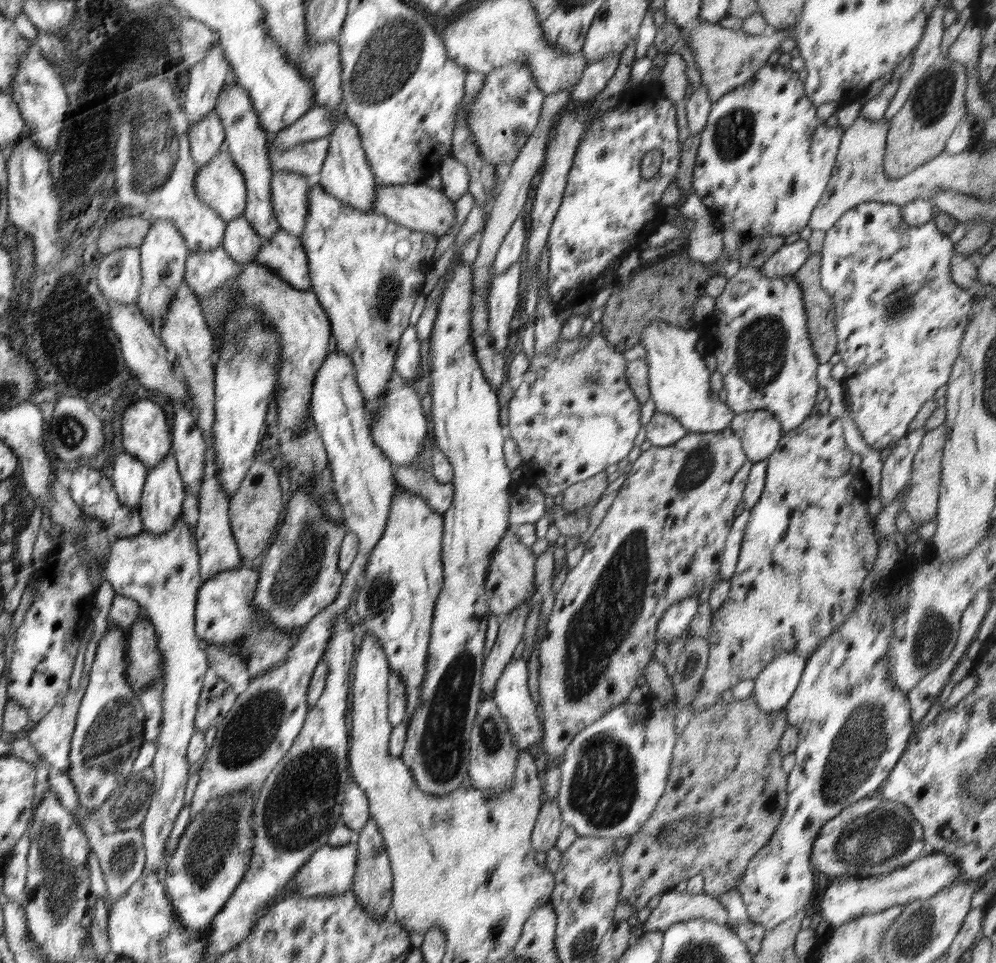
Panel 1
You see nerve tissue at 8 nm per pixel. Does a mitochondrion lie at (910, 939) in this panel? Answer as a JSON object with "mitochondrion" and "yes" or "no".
{"mitochondrion":"yes"}

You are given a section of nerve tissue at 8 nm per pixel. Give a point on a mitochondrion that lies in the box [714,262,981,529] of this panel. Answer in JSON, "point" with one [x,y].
{"point":[765,338]}

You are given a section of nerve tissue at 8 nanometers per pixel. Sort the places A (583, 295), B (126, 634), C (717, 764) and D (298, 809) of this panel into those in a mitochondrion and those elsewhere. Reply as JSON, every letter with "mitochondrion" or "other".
{"A":"other","B":"other","C":"other","D":"mitochondrion"}

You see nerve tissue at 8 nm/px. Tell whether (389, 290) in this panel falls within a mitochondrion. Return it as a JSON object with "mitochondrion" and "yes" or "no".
{"mitochondrion":"yes"}

